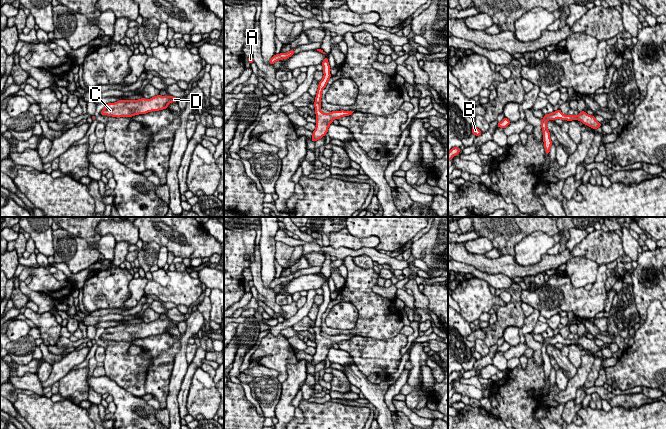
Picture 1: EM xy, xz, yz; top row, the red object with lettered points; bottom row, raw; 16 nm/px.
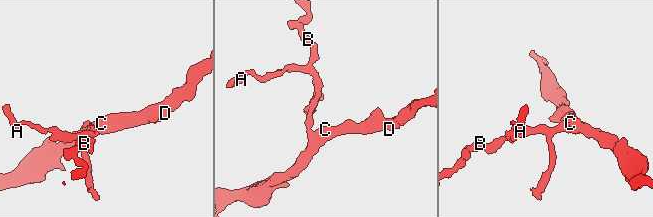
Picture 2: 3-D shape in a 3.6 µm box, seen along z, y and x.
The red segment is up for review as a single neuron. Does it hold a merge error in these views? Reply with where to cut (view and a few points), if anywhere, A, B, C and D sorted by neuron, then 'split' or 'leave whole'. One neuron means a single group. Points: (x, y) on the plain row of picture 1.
no cut; A B C D; leave whole

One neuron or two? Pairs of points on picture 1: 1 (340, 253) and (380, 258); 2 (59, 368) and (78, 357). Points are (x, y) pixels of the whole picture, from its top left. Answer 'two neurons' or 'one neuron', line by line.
1: one neuron
2: one neuron

